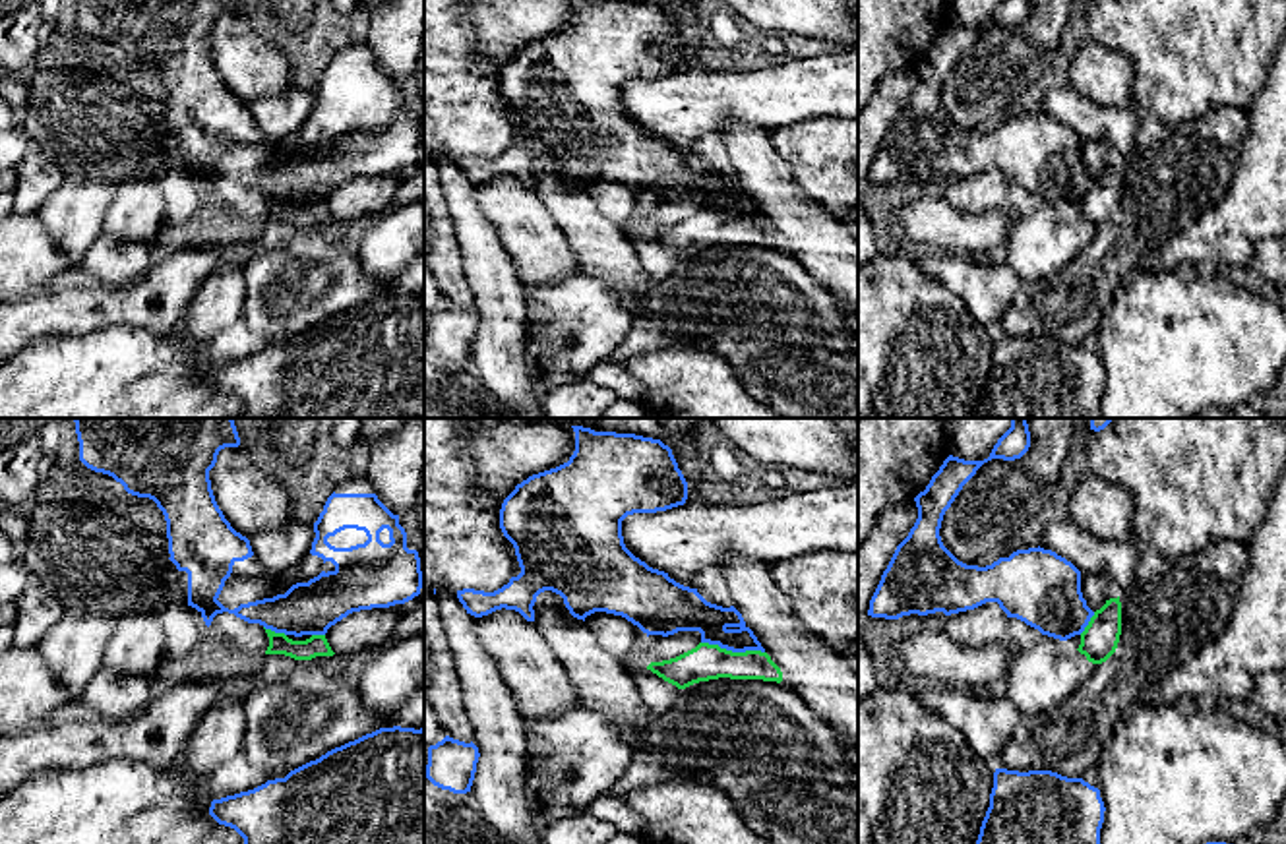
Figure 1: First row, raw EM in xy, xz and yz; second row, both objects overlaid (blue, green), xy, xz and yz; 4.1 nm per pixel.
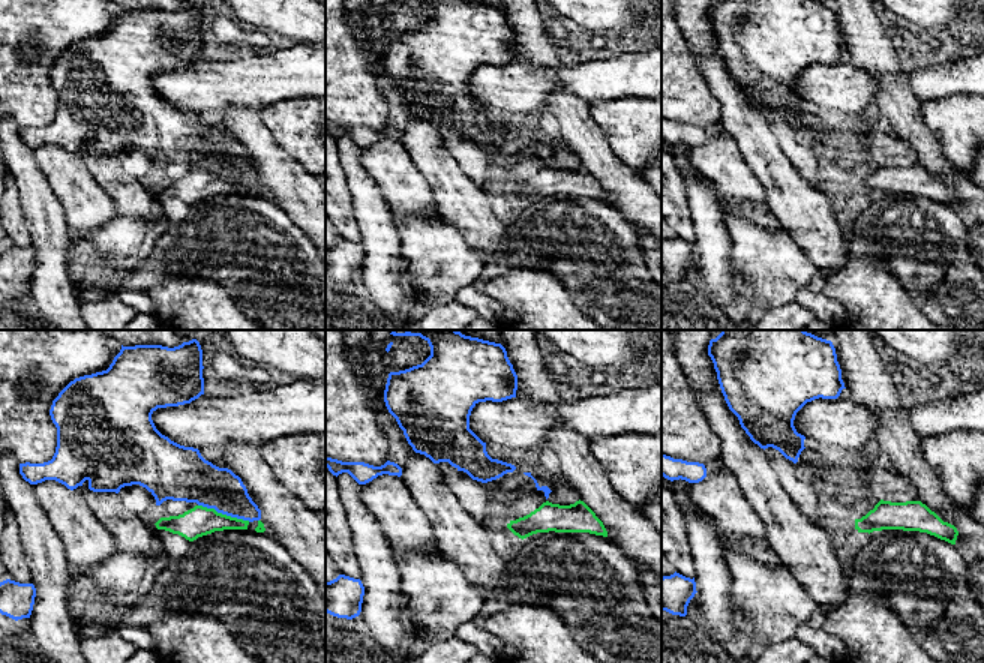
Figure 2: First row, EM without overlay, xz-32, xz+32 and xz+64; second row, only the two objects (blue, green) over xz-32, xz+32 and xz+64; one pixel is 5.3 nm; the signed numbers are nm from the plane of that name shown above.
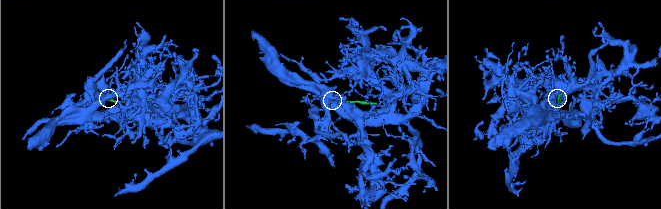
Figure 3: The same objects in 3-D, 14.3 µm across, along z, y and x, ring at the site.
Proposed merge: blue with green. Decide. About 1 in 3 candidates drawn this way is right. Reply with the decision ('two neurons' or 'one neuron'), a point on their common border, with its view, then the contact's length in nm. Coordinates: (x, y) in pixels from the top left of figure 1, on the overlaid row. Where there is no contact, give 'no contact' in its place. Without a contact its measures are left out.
two neurons | xz (733, 651) | 260 nm

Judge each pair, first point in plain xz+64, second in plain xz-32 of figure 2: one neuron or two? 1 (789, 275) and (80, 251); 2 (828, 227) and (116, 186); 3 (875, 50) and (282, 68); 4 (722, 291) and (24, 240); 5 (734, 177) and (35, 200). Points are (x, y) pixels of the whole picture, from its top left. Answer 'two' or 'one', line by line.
1: two
2: one
3: two
4: two
5: two

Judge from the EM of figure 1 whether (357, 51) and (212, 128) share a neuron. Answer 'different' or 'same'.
same

